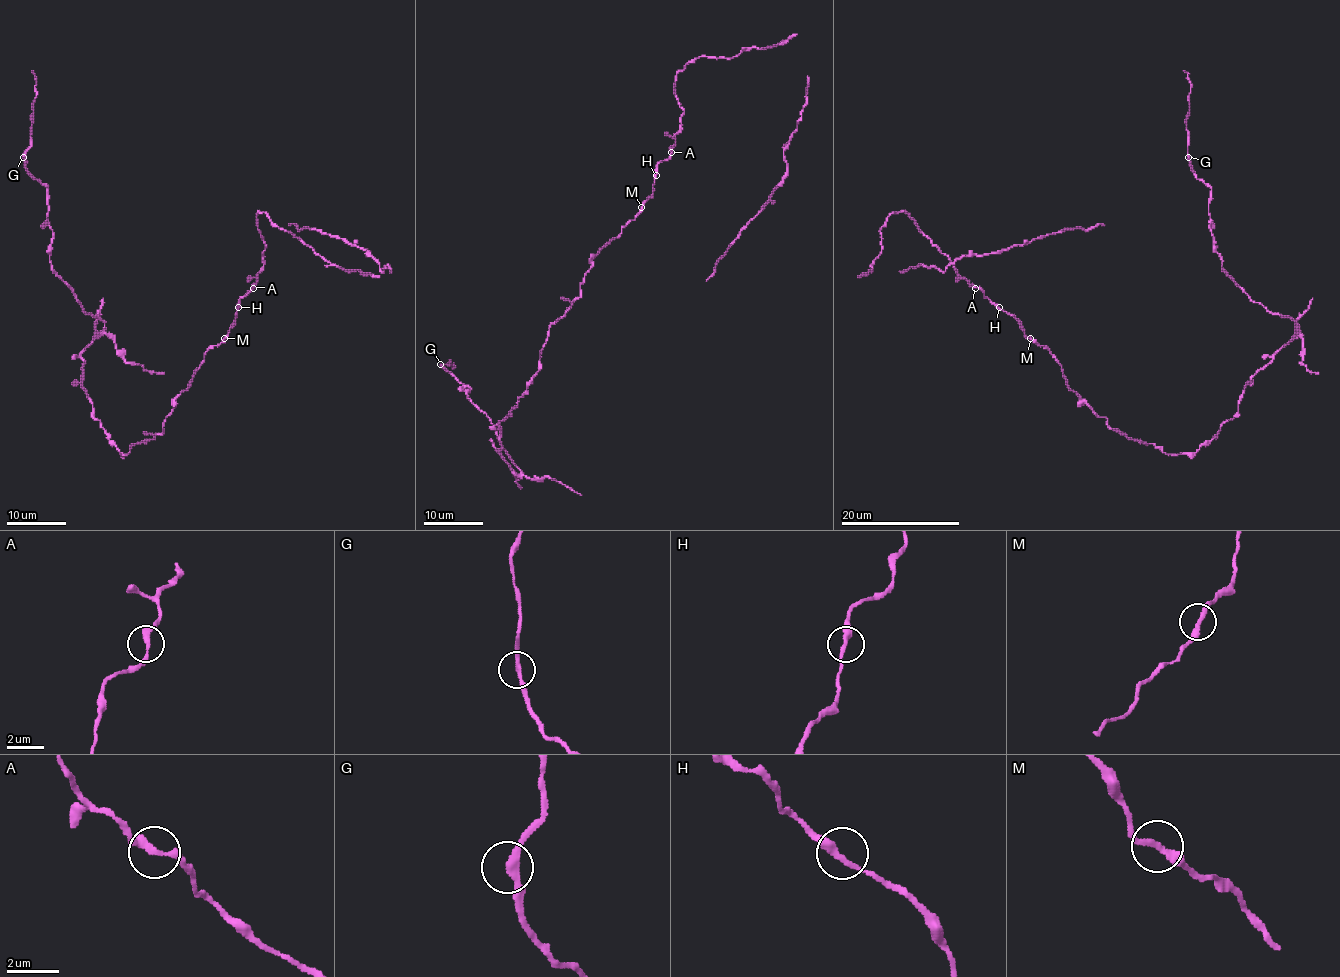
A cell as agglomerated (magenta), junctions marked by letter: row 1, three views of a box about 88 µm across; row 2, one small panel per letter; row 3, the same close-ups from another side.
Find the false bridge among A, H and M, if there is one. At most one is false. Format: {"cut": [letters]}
{"cut": ["M"]}

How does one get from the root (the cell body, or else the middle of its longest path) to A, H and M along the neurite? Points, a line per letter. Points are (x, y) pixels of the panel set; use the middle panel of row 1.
A: (608, 242), (622, 233), (622, 229), (635, 218), (653, 193), (654, 169), (669, 158), (671, 152)
H: (608, 242), (617, 238), (622, 229), (635, 218), (653, 193), (656, 175)
M: (608, 242), (622, 233), (622, 229), (635, 218), (641, 207)

